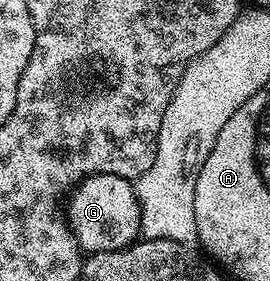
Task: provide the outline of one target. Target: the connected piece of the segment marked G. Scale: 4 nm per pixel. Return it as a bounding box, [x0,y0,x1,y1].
[66,175,141,254]

